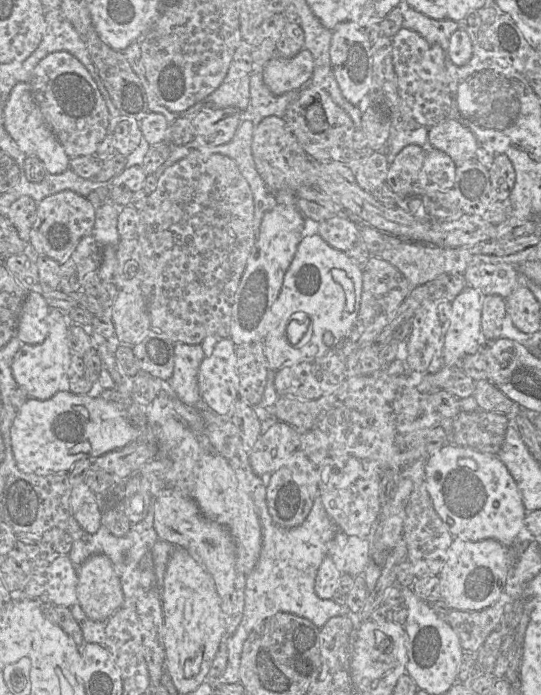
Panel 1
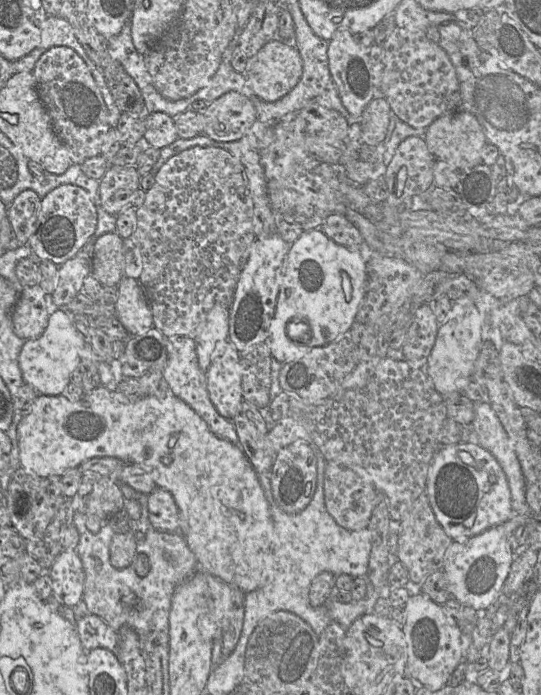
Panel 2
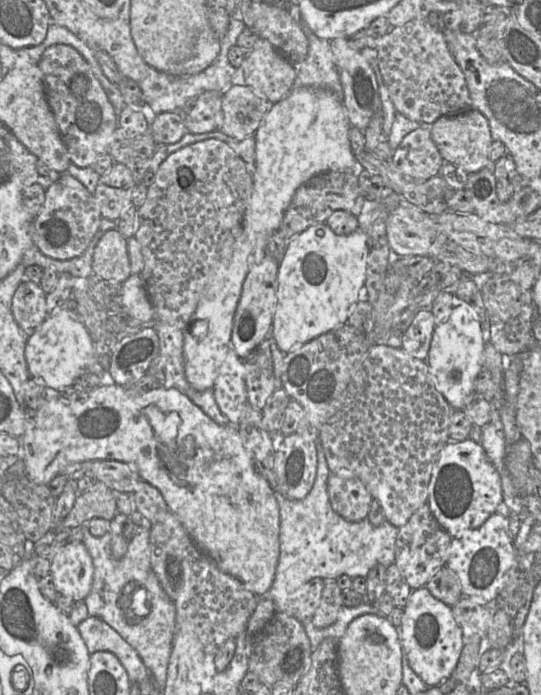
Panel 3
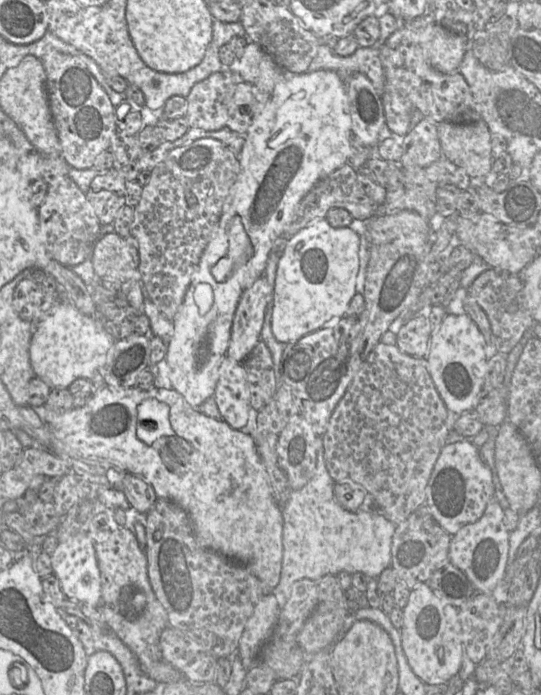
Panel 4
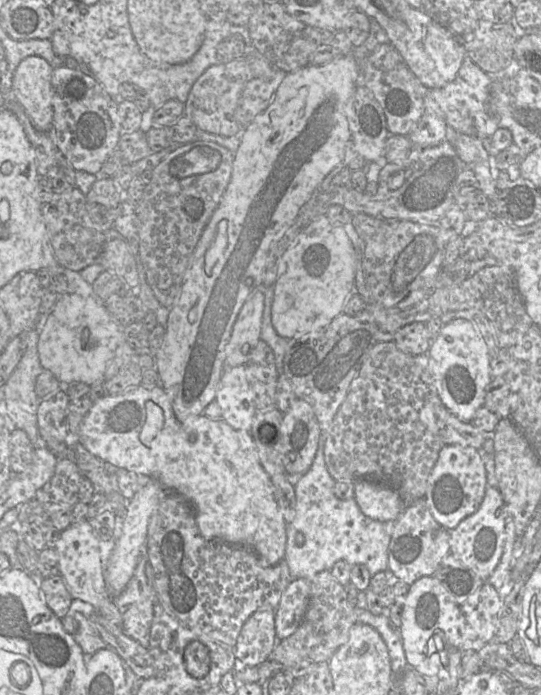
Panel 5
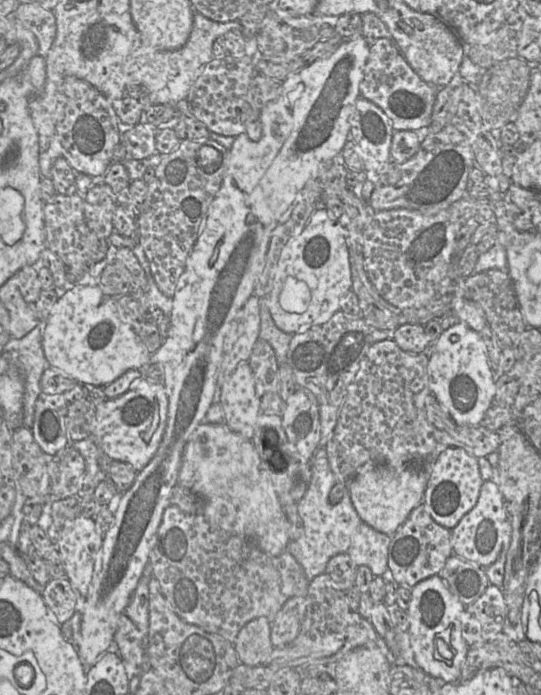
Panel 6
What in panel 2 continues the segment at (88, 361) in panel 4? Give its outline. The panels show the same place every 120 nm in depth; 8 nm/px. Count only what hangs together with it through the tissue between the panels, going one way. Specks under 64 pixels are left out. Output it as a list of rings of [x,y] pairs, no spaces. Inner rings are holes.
[[[57,309],[50,315],[44,333],[24,342],[19,354],[19,366],[25,381],[40,395],[60,395],[68,386],[71,375],[81,362],[79,351],[85,337],[76,329],[66,309]]]

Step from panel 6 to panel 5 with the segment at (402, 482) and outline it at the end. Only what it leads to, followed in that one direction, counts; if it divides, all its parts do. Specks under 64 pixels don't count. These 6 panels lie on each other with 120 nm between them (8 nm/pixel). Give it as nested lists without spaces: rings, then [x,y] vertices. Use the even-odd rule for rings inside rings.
[[[370,480],[355,481],[353,499],[365,516],[380,522],[396,521],[406,506],[393,487]]]

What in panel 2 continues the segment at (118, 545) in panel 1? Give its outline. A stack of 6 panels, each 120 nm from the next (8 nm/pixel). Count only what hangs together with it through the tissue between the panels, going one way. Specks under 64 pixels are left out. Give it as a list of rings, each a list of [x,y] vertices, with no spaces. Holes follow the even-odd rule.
[[[125,483],[118,484],[124,499],[135,500],[140,504],[141,516],[138,520],[129,519],[127,525],[105,522],[96,534],[92,534],[85,525],[87,514],[74,511],[73,526],[79,533],[75,550],[85,572],[82,601],[89,614],[99,616],[115,631],[128,626],[137,632],[141,640],[143,634],[150,634],[153,629],[169,629],[172,597],[177,588],[188,581],[199,567],[195,555],[179,531],[162,532],[150,525],[148,495],[135,491]],[[126,532],[135,532],[136,554],[128,567],[117,569],[110,562],[110,544],[114,534]],[[141,553],[148,557],[150,563],[149,573],[144,577],[138,576],[135,570],[136,556]]]

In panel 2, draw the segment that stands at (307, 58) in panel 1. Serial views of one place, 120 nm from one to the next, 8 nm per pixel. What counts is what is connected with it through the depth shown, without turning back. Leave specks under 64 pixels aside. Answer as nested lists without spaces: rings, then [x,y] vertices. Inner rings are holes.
[[[276,39],[265,44],[256,55],[250,57],[245,75],[252,97],[265,102],[274,102],[287,95],[300,81],[303,63],[293,42]]]

